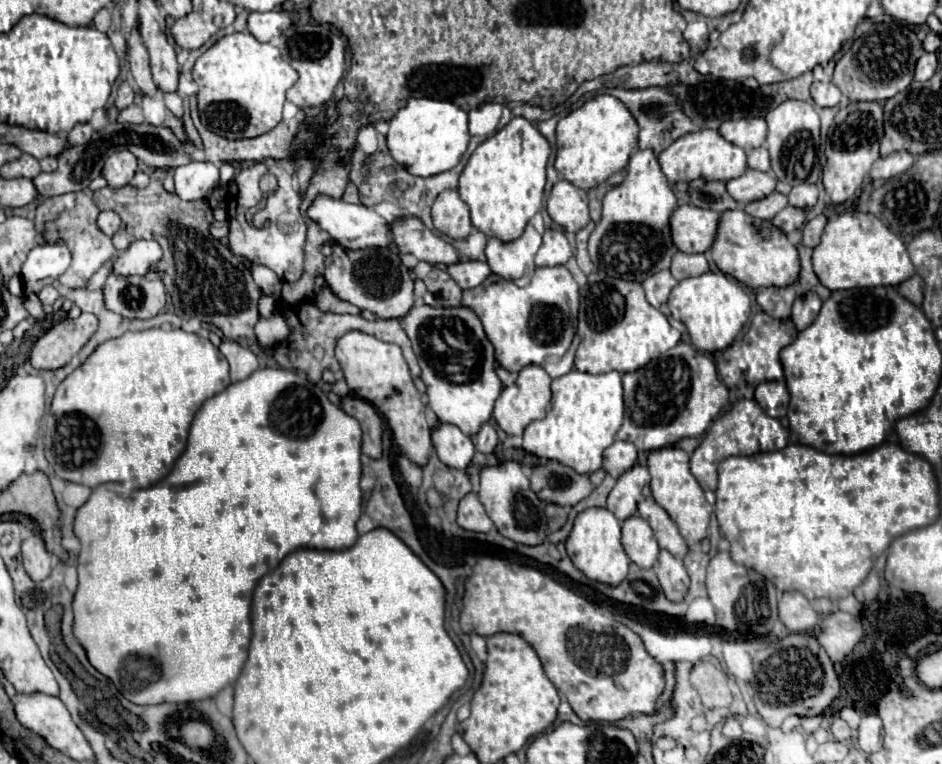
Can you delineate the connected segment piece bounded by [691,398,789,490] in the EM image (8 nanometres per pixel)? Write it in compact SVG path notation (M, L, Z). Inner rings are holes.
M741 398L731 406L731 410L727 410L725 414L713 420L709 432L705 434L705 438L701 440L701 444L695 448L691 456L691 472L699 480L703 490L715 490L717 478L707 478L707 476L711 474L715 476L715 468L721 460L729 456L745 456L745 454L751 456L755 452L781 450L787 446L787 438L789 438L789 432L781 426L779 420L767 416L755 400Z

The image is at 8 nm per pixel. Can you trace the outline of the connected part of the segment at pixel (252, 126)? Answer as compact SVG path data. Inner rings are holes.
M249 32L223 36L197 58L193 68L199 86L199 118L207 130L229 140L261 136L281 122L285 92L297 78L297 70L281 58L279 48L259 42Z

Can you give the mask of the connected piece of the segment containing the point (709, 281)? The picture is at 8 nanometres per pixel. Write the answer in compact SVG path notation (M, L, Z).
M705 272L695 278L681 280L669 296L669 308L679 314L687 326L691 344L701 352L719 352L732 344L741 333L743 324L749 320L751 302L743 288L721 272Z

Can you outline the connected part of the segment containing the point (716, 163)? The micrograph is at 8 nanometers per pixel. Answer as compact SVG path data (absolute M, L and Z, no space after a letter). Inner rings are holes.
M699 130L687 136L681 136L669 148L665 148L659 154L659 166L671 184L675 182L689 184L691 180L697 180L697 178L727 182L741 176L747 170L747 154L743 148L723 140L723 136L719 136L717 130Z

